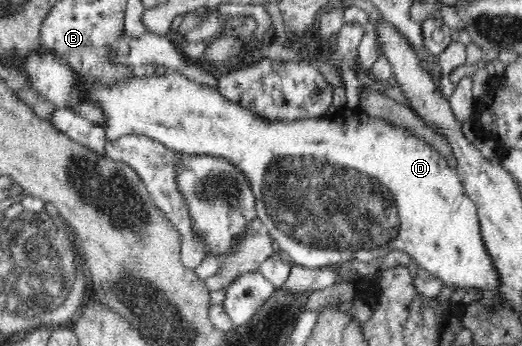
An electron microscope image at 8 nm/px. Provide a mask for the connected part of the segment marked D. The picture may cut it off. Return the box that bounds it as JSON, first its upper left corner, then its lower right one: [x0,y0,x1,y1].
[78,71,501,306]

